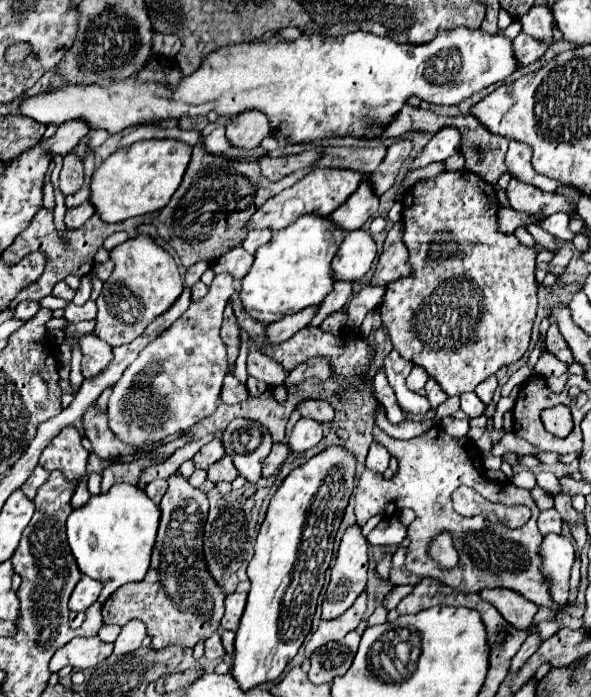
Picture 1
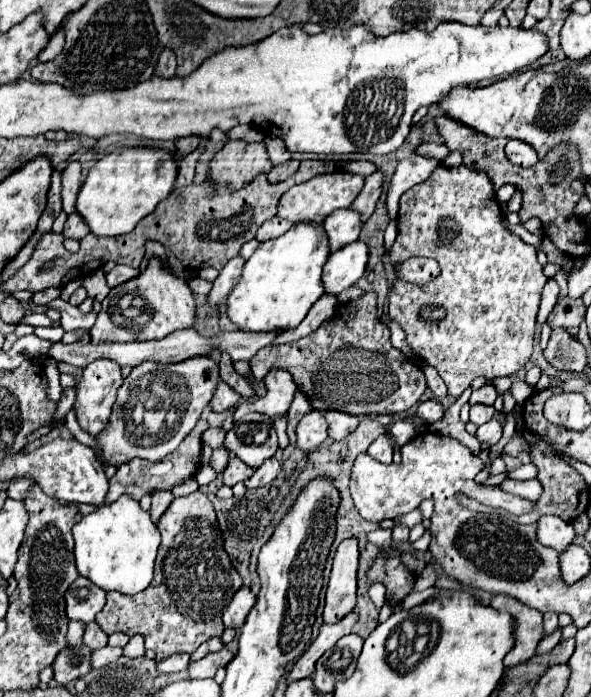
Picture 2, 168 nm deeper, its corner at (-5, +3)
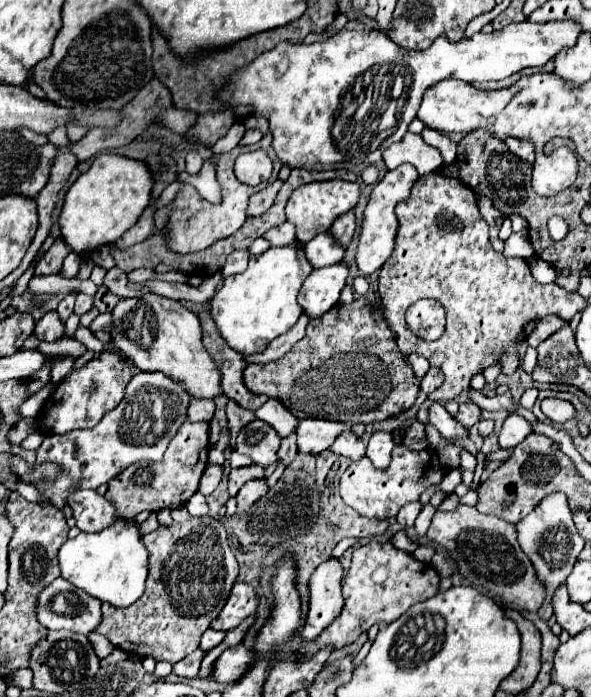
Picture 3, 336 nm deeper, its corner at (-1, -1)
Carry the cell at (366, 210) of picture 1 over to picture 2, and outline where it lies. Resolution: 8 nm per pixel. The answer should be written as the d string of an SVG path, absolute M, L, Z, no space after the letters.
M351 208L335 210L333 214L329 214L325 218L323 228L329 234L331 252L335 252L341 246L347 246L347 244L351 244L351 242L355 242L359 238L359 232L363 228L361 214L357 214L357 210L351 210Z

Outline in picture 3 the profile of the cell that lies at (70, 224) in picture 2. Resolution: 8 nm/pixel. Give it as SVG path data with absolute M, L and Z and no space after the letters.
M57 238L53 242L53 246L47 250L47 254L41 258L41 262L35 266L35 276L49 276L49 274L57 274L61 272L61 266L63 266L63 260L65 256L71 252L71 248L61 240Z

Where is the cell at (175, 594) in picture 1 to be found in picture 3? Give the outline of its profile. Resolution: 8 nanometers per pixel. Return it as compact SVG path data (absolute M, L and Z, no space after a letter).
M185 508L173 510L171 516L173 516L171 528L159 526L155 532L143 536L145 548L149 552L149 576L145 594L129 608L113 608L109 604L103 604L103 620L97 626L97 634L107 636L115 648L125 650L127 654L135 654L141 658L153 656L155 660L175 664L199 648L203 632L209 628L211 620L215 620L221 608L225 606L231 588L237 580L239 568L229 548L227 530L223 522L215 518L193 518Z

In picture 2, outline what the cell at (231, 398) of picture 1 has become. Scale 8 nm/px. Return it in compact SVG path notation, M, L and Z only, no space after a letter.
M219 382L217 384L217 390L215 390L215 396L213 396L213 402L211 402L211 408L215 412L223 412L227 408L233 408L241 402L241 394L235 392L227 382Z

